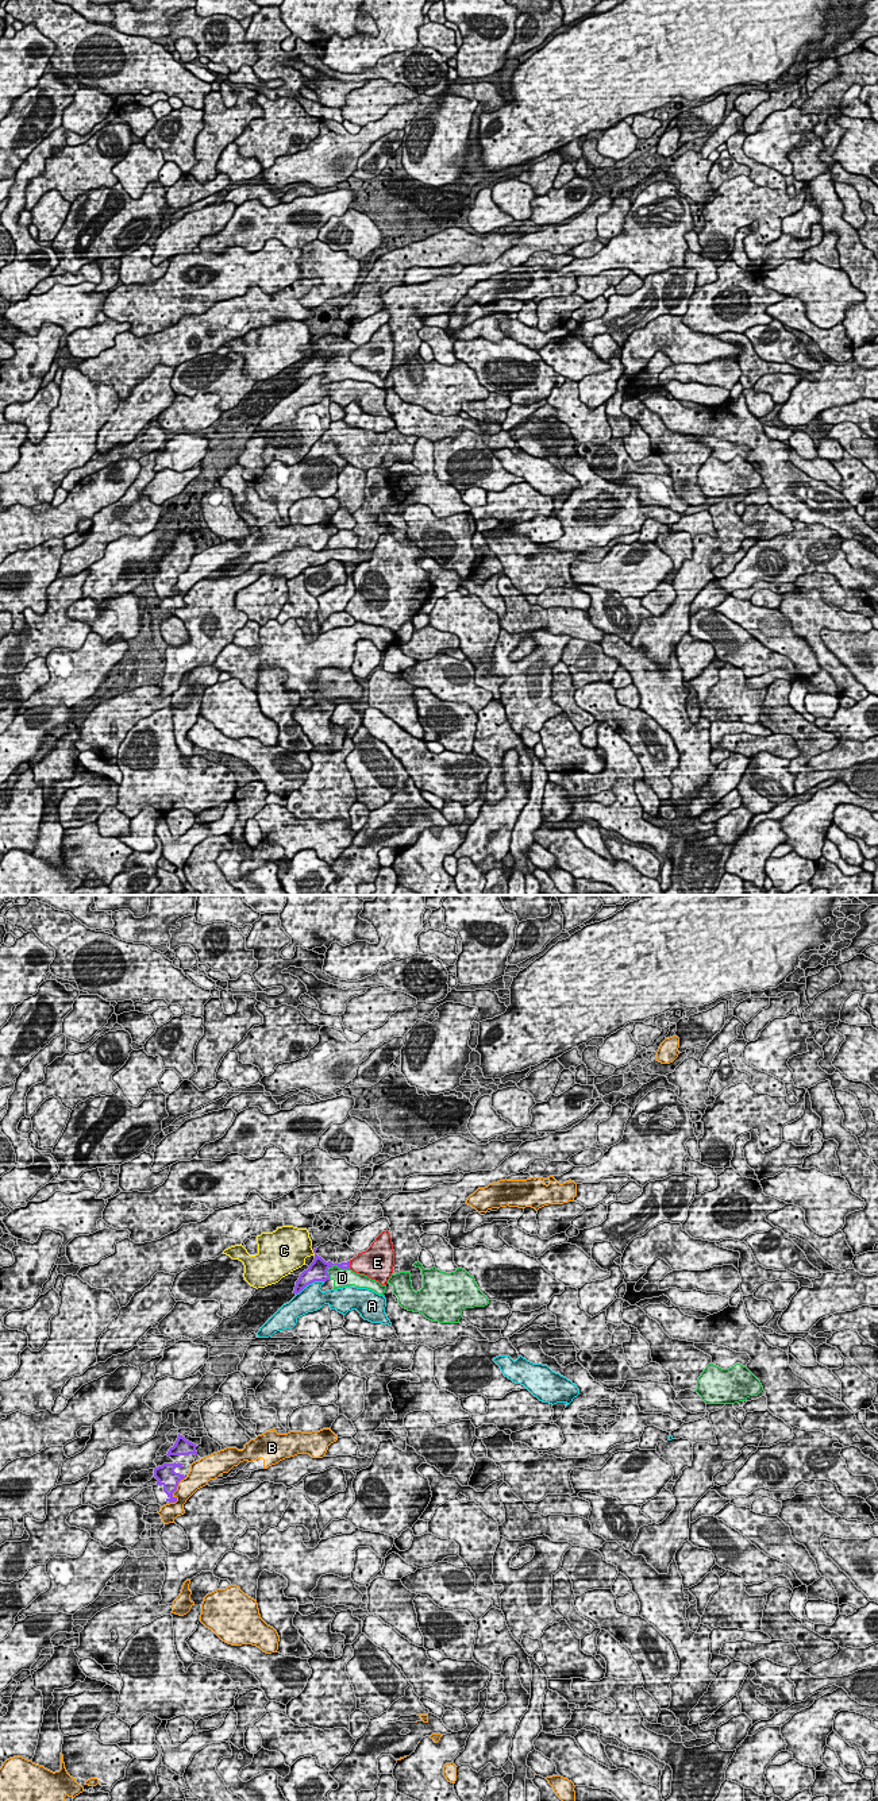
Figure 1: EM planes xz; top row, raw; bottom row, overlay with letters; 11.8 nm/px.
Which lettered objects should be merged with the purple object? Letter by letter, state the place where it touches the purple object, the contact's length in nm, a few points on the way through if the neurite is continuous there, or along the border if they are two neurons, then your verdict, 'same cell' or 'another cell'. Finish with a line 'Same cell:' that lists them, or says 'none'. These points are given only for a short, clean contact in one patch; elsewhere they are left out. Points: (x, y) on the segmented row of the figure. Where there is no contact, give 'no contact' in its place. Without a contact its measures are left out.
A: xz (310, 1283) | 380 nm | another cell
B: xz (174, 1491) | 360 nm | another cell
C: xz (314, 1252) | 70 nm | along xz (312, 1250), (315, 1254) | another cell
D: xz (334, 1264) | 300 nm | same cell
E: xz (349, 1264) | 80 nm | another cell
Same cell: D

